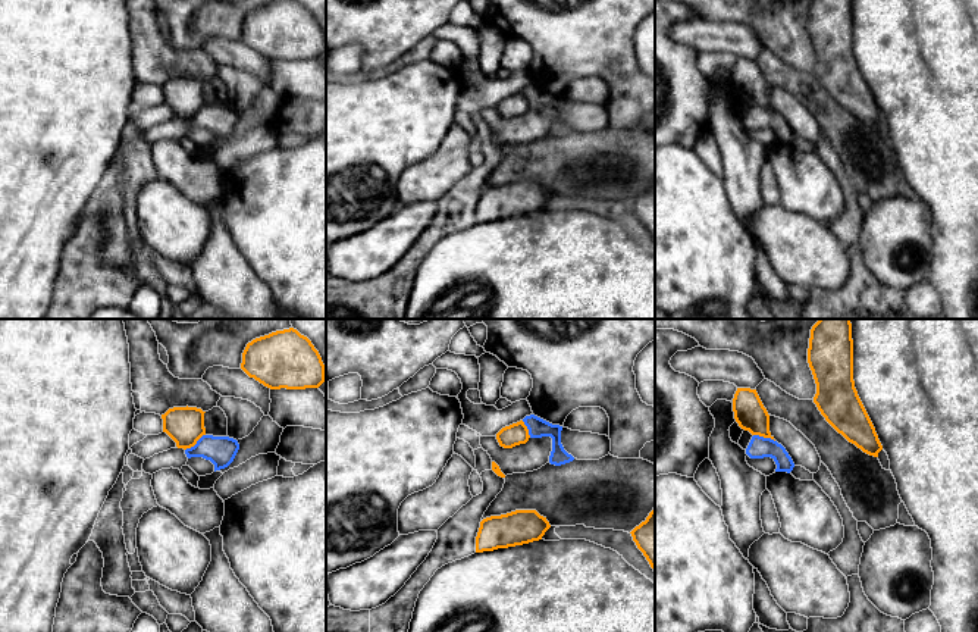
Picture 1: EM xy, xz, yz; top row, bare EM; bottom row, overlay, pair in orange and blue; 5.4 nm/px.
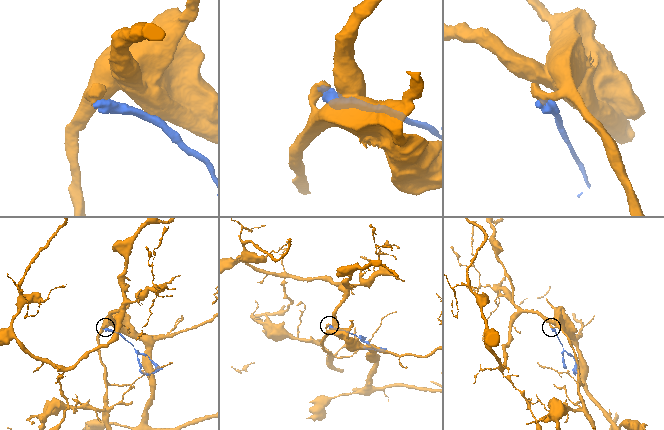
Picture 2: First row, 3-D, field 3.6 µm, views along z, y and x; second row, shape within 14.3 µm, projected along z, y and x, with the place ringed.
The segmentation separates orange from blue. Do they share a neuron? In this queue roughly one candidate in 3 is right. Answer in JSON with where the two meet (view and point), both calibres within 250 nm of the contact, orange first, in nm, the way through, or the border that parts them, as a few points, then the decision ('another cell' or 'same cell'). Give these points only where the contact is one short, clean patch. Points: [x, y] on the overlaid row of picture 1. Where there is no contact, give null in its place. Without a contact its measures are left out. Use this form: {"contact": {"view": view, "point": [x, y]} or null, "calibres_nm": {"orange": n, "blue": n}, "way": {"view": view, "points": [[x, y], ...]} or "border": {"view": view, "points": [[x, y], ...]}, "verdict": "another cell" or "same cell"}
{"contact": {"view": "xy", "point": [194, 444]}, "calibres_nm": {"orange": 200, "blue": 160}, "border": {"view": "xy", "points": [[204, 434], [185, 450]]}, "verdict": "another cell"}

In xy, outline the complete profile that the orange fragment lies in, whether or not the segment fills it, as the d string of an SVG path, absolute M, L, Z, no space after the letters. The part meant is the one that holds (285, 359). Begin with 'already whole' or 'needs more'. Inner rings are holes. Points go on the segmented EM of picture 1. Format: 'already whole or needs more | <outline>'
already whole | M294 328L248 342L241 369L270 389L319 388L325 382L325 365L319 351Z

